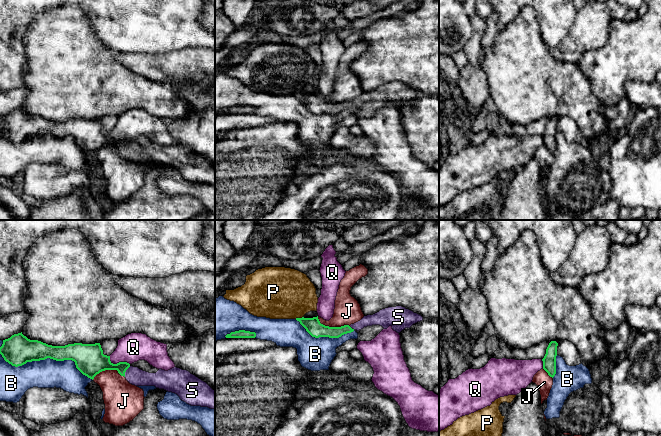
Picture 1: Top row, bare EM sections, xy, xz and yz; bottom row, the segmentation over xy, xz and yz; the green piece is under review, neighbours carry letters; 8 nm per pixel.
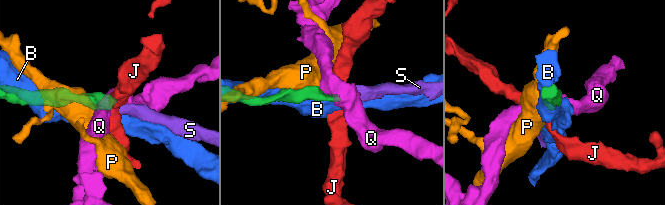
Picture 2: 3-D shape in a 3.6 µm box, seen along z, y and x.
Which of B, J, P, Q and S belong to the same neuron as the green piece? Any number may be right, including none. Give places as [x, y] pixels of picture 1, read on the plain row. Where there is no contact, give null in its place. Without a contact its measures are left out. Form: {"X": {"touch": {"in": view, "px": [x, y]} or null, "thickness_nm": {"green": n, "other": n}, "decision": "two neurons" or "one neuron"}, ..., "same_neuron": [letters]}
{"B": {"touch": {"in": "xy", "px": [47, 133]}, "thickness_nm": {"green": 240, "other": 240}, "decision": "two neurons"}, "J": {"touch": {"in": "xz", "px": [332, 103]}, "thickness_nm": {"green": 130, "other": 220}, "decision": "two neurons"}, "P": {"touch": {"in": "xz", "px": [299, 94]}, "thickness_nm": {"green": 130, "other": 420}, "decision": "two neurons"}, "Q": {"touch": {"in": "xy", "px": [118, 139]}, "thickness_nm": {"green": 240, "other": 220}, "decision": "two neurons"}, "S": {"touch": {"in": "xy", "px": [125, 147]}, "thickness_nm": {"green": 170, "other": 140}, "decision": "one neuron"}, "same_neuron": ["S"]}

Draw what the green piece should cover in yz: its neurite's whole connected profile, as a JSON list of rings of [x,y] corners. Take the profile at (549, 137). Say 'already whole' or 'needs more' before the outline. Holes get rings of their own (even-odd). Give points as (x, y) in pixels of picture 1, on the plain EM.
already whole | [[[551,117],[546,125],[546,130],[542,135],[543,145],[552,154],[556,150],[557,122],[558,122],[558,119],[556,117]]]

